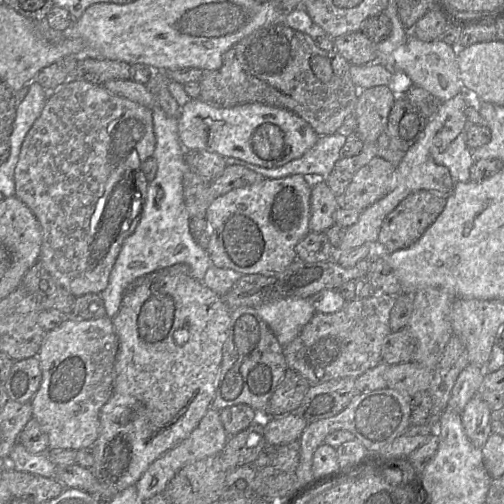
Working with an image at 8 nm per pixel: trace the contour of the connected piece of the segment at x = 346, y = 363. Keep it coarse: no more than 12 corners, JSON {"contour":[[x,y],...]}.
{"contour":[[395,296],[316,312],[283,347],[310,384],[382,361]]}

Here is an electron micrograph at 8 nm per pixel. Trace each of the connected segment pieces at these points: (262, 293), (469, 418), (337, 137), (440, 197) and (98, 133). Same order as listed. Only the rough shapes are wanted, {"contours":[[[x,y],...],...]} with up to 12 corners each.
{"contours":[[[372,256],[344,268],[296,259],[275,275],[242,275],[223,295],[233,311],[309,298],[365,277]],[[478,395],[461,412],[468,439],[482,448],[492,433],[491,407]],[[346,134],[320,136],[302,157],[266,168],[224,157],[265,178],[312,175],[326,180],[341,158]],[[418,190],[383,220],[376,253],[416,242],[447,195]],[[69,79],[25,137],[38,261],[100,294],[142,214],[152,109]]]}

